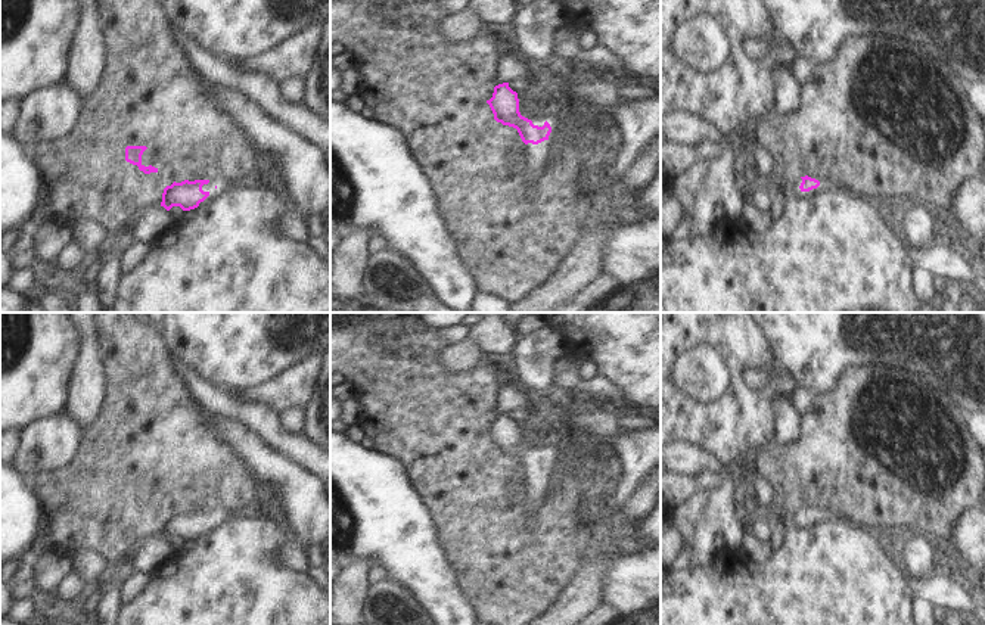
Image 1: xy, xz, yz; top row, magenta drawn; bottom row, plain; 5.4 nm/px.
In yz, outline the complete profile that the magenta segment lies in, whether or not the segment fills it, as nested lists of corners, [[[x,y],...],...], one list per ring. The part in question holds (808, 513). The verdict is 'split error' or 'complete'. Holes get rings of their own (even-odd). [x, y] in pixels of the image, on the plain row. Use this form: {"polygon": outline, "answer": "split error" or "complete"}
{"polygon": [[[805,506],[798,510],[793,525],[796,528],[808,528],[823,520],[840,519],[840,517],[842,514],[839,511],[833,511],[830,509],[815,510],[815,509]]], "answer": "split error"}

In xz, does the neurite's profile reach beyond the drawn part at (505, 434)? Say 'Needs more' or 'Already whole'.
Needs more

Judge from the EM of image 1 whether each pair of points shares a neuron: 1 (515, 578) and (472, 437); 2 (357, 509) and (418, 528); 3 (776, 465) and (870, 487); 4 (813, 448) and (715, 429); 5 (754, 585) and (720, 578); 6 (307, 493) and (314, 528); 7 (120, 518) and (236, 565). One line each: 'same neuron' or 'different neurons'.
1: same neuron
2: same neuron
3: same neuron
4: different neurons
5: same neuron
6: same neuron
7: different neurons

